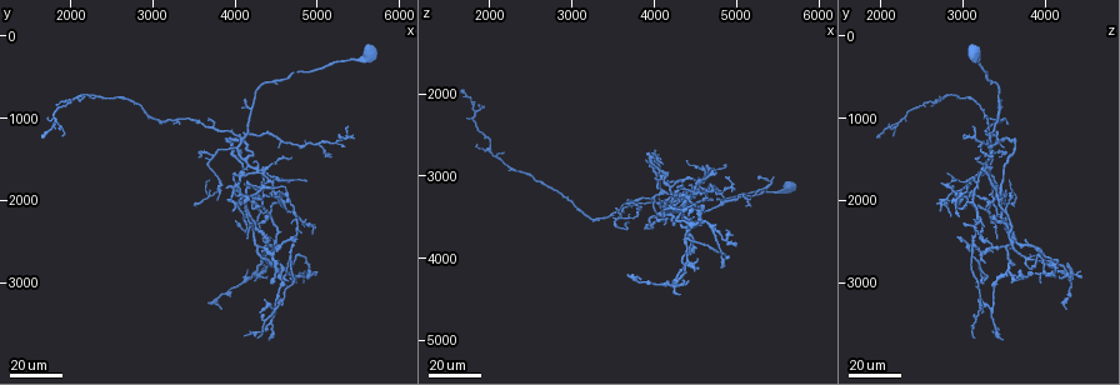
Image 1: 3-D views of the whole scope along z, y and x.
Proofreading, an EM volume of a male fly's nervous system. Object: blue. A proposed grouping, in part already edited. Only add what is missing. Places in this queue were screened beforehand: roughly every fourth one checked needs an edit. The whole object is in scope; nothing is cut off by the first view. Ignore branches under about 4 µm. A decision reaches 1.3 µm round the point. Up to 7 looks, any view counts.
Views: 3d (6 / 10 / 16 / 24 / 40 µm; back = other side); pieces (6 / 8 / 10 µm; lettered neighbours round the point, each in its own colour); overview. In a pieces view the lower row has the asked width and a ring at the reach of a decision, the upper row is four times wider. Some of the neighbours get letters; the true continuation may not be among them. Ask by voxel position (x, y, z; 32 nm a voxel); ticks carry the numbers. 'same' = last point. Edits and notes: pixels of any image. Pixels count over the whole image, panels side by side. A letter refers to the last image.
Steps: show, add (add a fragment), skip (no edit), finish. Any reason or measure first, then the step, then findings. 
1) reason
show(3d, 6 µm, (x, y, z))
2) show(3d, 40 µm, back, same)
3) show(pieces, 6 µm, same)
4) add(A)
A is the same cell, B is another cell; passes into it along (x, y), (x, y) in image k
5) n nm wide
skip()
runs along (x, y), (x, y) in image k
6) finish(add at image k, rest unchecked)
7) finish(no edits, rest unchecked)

branch stops here
show(3d, 24 µm, (4000, 2150, 2700))

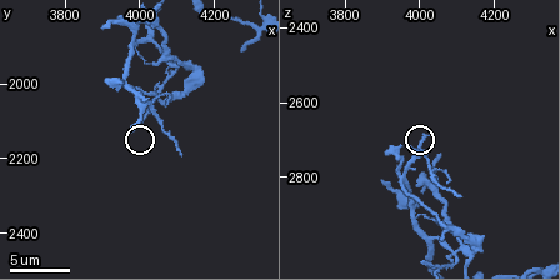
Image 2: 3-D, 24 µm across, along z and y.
show(pieces, 8 µm, (3980, 2130, 2730))

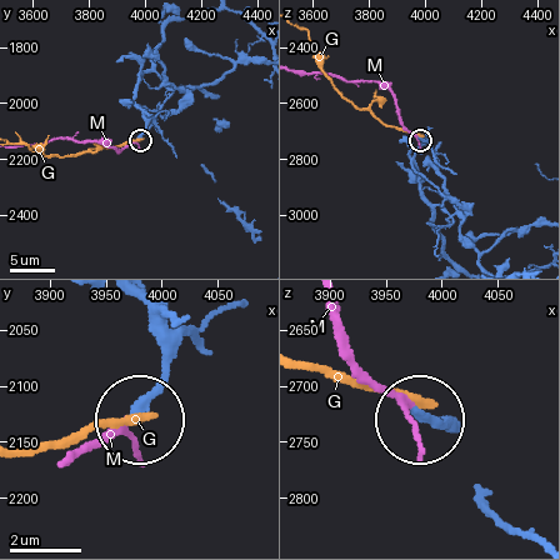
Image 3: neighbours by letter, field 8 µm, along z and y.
200 nm wide
add(M)
M is the same cell, G is another cell; passes into it along (160, 326), (156, 395), (73, 458) in image 3; the cell continues

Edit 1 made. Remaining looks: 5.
thin end
show(3d, 6 µm, (3900, 1850, 2810))

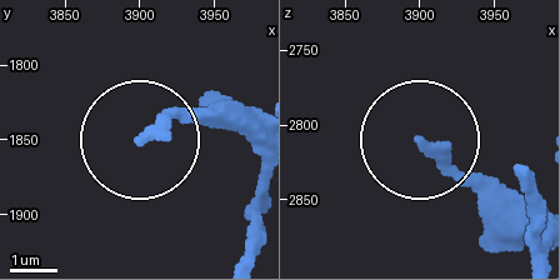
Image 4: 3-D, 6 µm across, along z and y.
show(pieces, 10 µm, (3902, 1850, 2812))

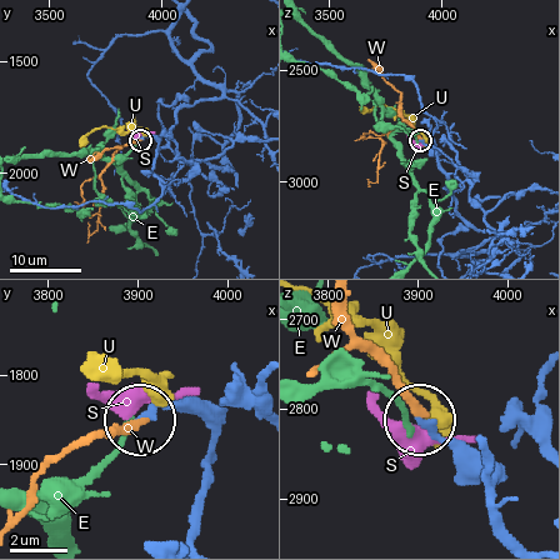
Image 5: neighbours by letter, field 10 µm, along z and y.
add(W)
W is the same cell, E, S and U are other cells; it goes on there

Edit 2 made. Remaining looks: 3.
show(overview)

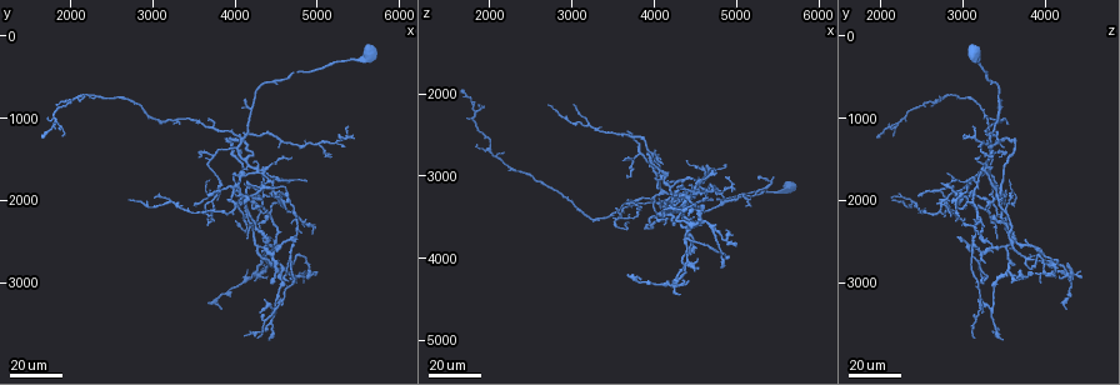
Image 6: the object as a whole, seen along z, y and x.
branch stops here
show(3d, 24 µm, (4050, 1800, 2750))

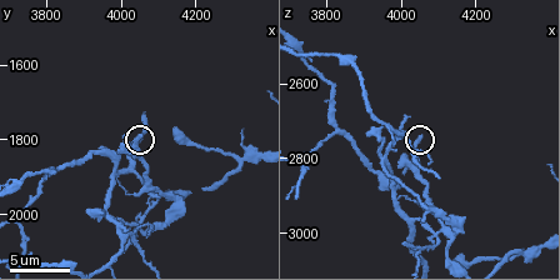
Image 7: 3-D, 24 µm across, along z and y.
show(pieces, 8 µm, (4050, 1790, 2740))

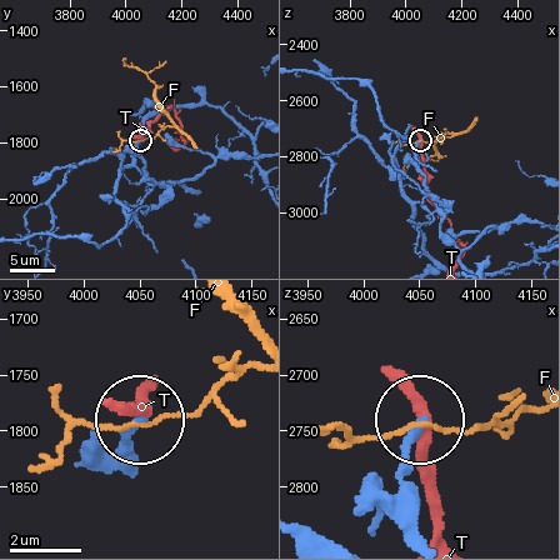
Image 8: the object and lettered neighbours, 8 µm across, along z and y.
skip()
F and T are other cells; runs along (418, 529), (406, 449), (421, 425) in image 8; no lettered fragment goes on from it

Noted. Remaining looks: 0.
finish(add at image 3, add at image 5, rest unchecked)

